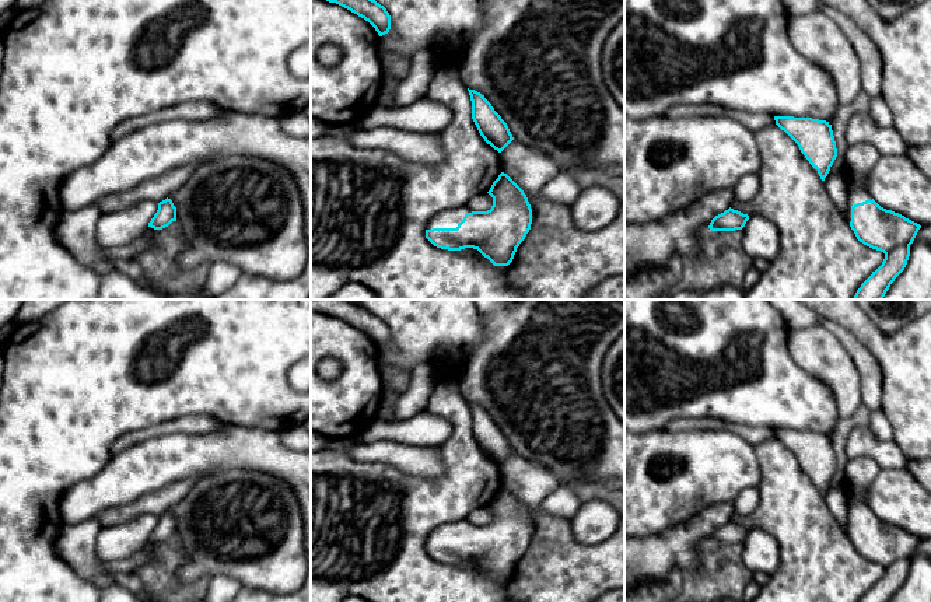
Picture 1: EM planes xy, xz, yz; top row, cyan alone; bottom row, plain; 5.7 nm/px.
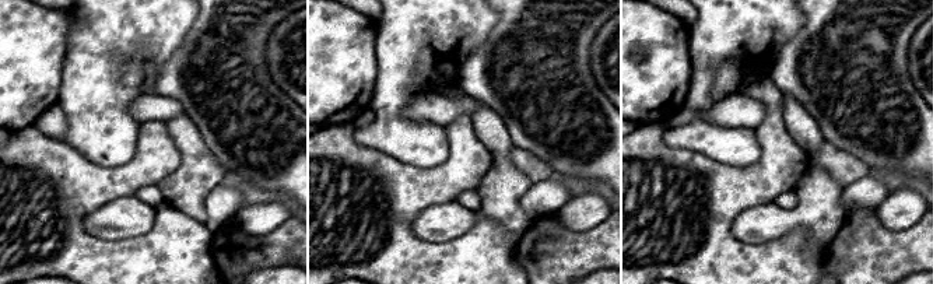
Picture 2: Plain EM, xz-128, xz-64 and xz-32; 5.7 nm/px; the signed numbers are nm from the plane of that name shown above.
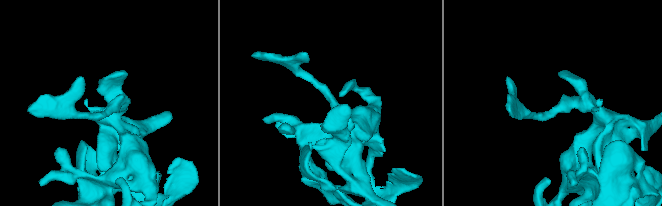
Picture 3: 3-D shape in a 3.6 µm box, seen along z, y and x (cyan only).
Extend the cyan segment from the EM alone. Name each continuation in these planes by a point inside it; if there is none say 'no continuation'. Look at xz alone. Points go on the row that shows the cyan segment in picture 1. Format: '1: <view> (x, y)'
1: xz (447, 219)

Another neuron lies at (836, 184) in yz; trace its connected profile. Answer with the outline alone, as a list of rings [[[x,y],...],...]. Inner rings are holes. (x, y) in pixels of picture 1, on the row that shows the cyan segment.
[[[861,92],[851,104],[840,104],[834,115],[832,130],[836,141],[837,157],[830,167],[823,183],[839,211],[847,218],[847,179],[844,155],[848,144],[846,141],[846,127],[854,113],[868,112],[871,97]]]

